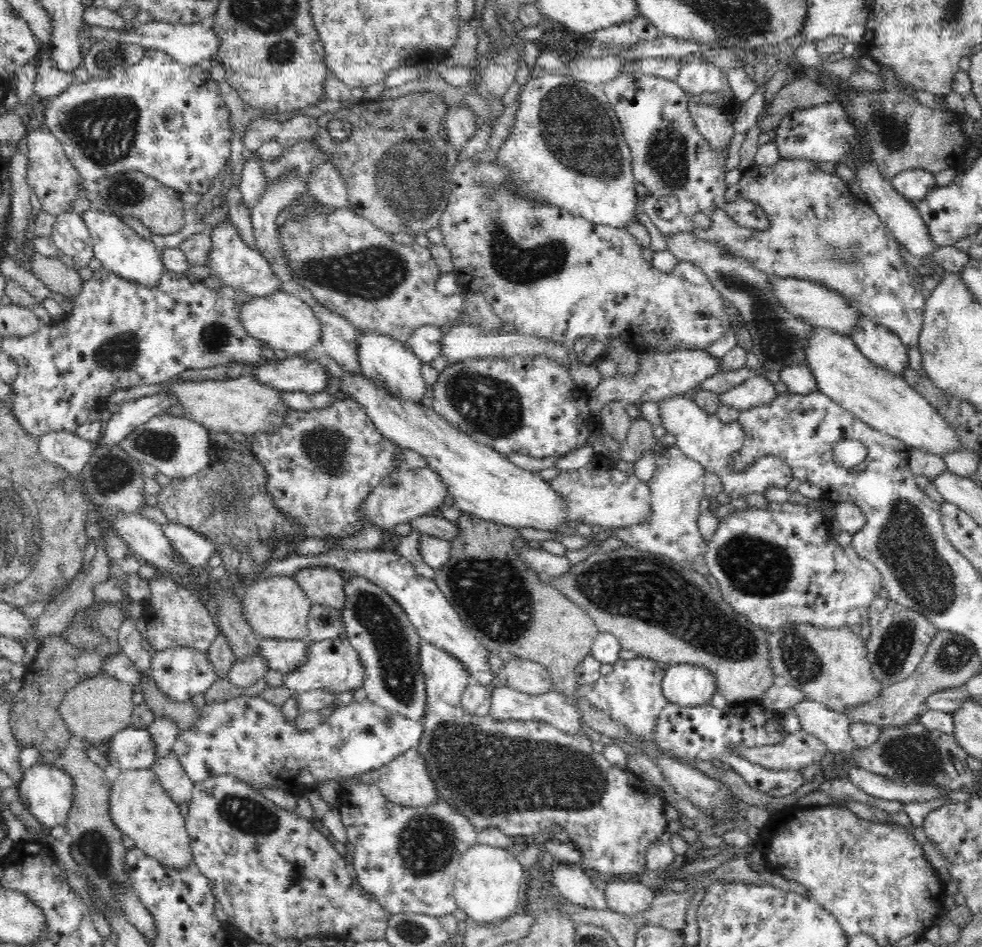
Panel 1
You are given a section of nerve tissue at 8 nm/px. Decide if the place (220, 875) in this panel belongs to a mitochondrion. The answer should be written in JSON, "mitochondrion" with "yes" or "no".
{"mitochondrion":"no"}

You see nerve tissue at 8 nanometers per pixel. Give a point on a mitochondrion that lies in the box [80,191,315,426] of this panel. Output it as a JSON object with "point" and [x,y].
{"point":[119,352]}

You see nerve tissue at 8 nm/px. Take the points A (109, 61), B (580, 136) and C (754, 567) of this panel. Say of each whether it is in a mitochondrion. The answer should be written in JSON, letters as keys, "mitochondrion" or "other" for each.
{"A":"mitochondrion","B":"mitochondrion","C":"mitochondrion"}

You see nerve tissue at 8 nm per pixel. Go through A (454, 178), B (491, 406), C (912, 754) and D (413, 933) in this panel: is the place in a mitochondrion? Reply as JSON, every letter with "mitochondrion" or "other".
{"A":"mitochondrion","B":"mitochondrion","C":"mitochondrion","D":"mitochondrion"}

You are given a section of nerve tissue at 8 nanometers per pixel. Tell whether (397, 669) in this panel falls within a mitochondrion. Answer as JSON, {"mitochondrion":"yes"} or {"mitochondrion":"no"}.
{"mitochondrion":"yes"}

